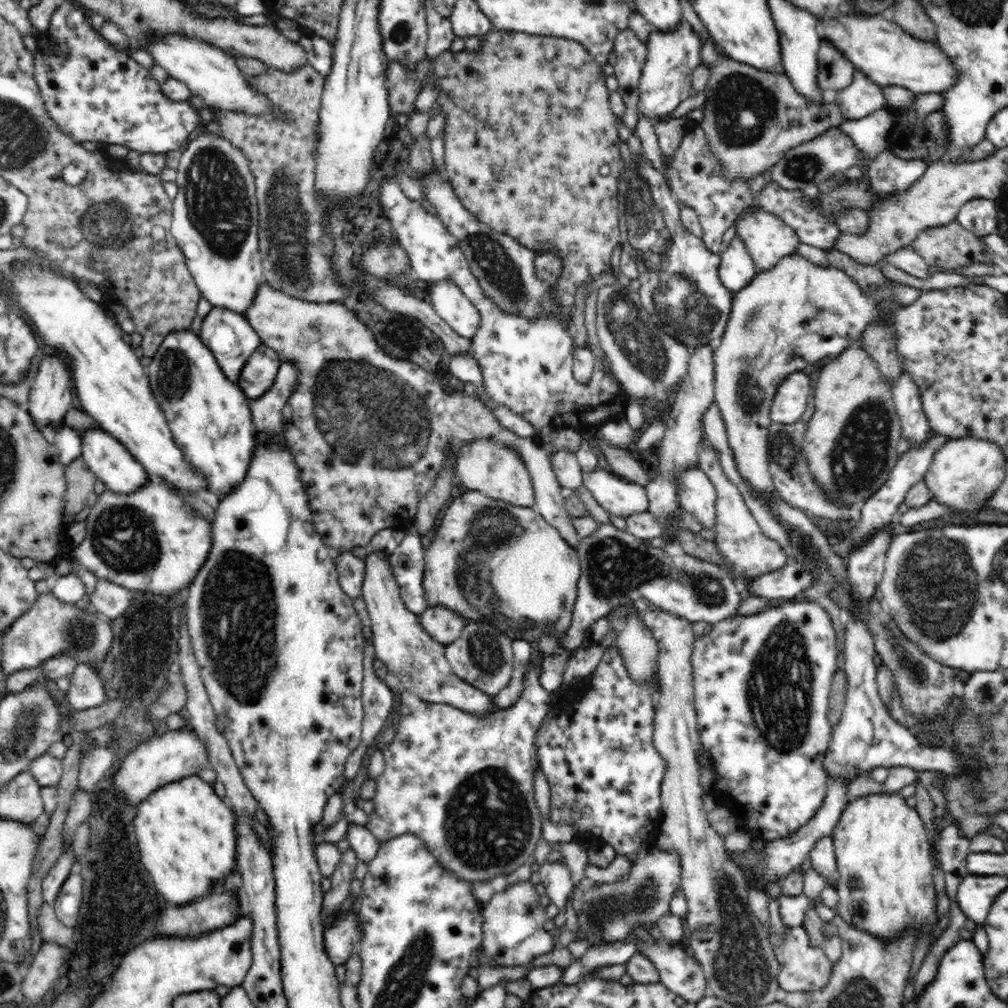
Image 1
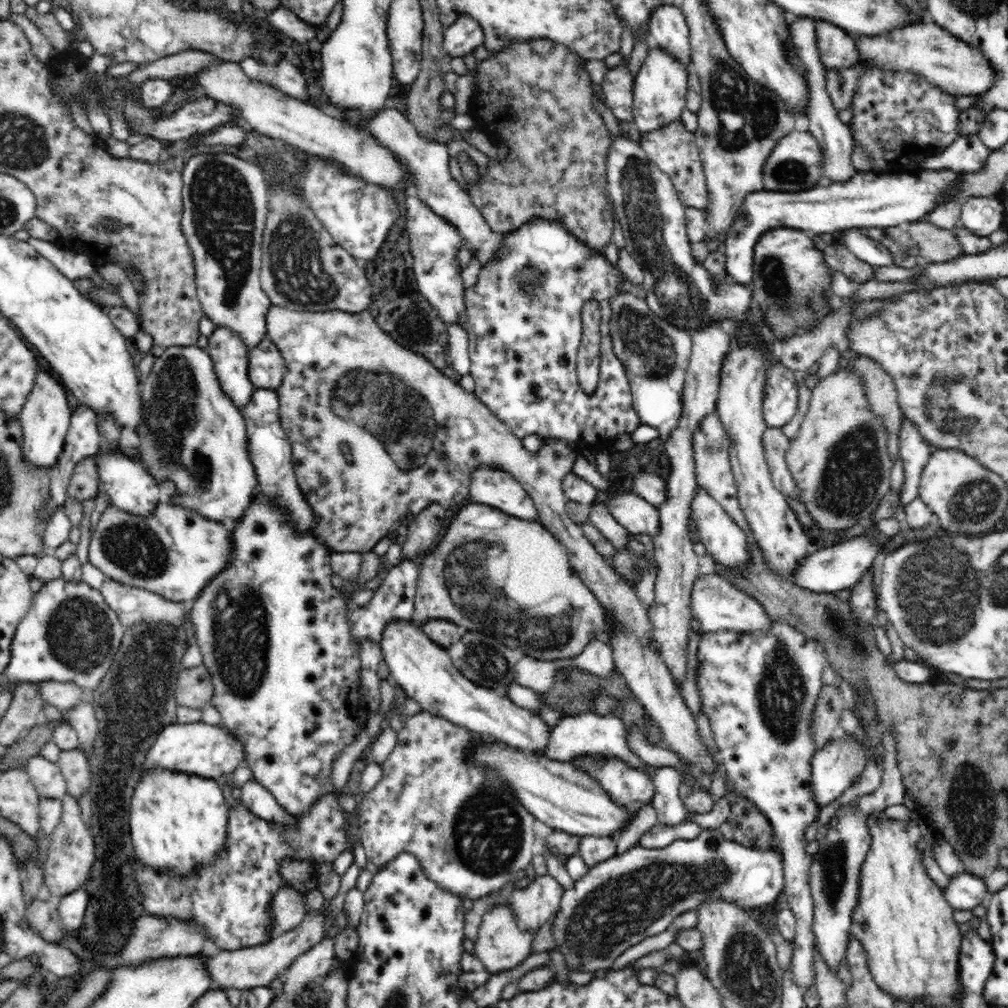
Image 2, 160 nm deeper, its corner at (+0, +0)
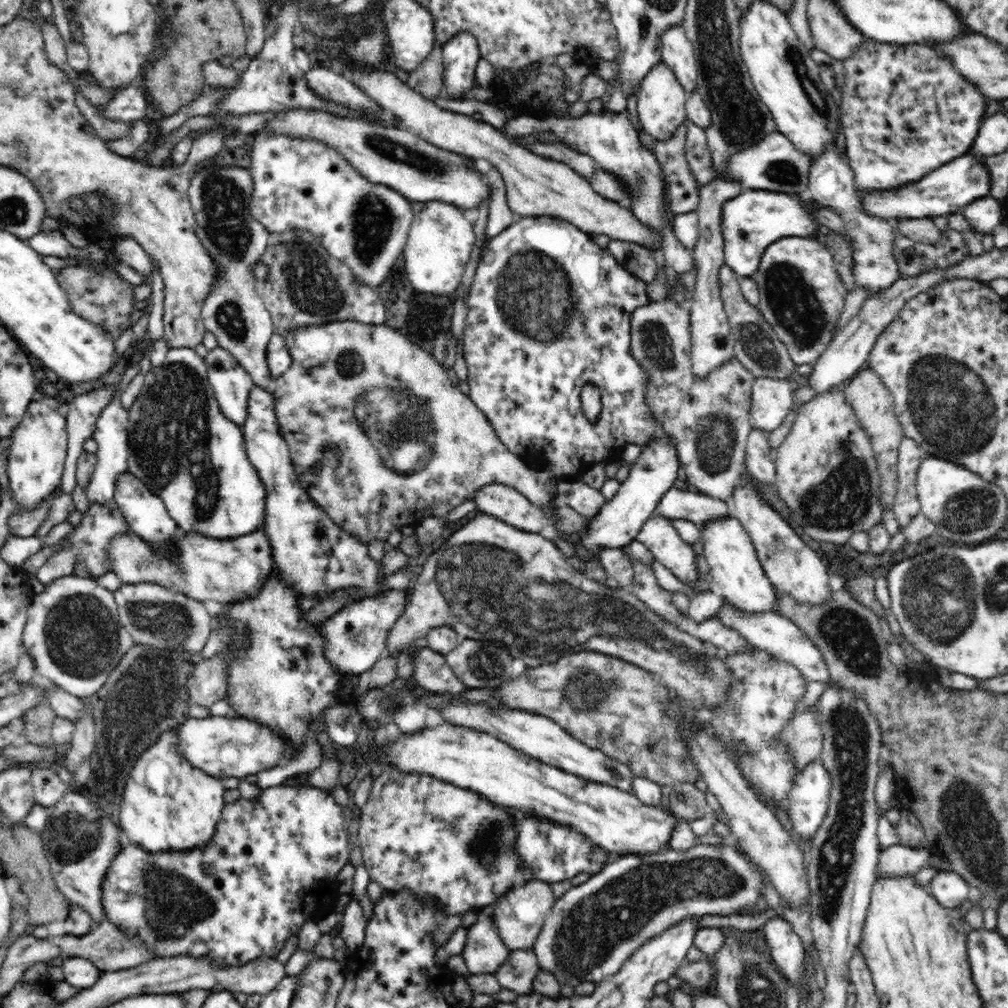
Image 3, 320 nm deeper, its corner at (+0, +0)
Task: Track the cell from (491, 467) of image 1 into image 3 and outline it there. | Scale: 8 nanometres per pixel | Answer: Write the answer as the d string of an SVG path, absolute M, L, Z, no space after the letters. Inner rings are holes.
M504 484L485 485L472 499L476 508L522 532L539 534L552 525L542 509Z

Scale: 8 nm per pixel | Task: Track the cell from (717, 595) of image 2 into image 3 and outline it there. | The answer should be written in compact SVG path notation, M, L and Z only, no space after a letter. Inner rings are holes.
M725 602L725 606L720 608L720 612L716 612L714 618L720 619L722 625L736 630L756 649L767 652L778 661L783 660L793 664L807 678L807 682L828 683L831 680L822 651L812 644L808 635L798 625L779 612L742 612L739 608L732 607L732 603Z

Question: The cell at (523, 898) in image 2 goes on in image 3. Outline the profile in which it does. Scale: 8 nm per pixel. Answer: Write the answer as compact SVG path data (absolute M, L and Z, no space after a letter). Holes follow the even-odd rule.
M541 880L526 881L521 887L509 889L495 901L491 914L498 934L500 934L500 941L510 951L532 949L556 901L557 898L554 897L551 884Z

